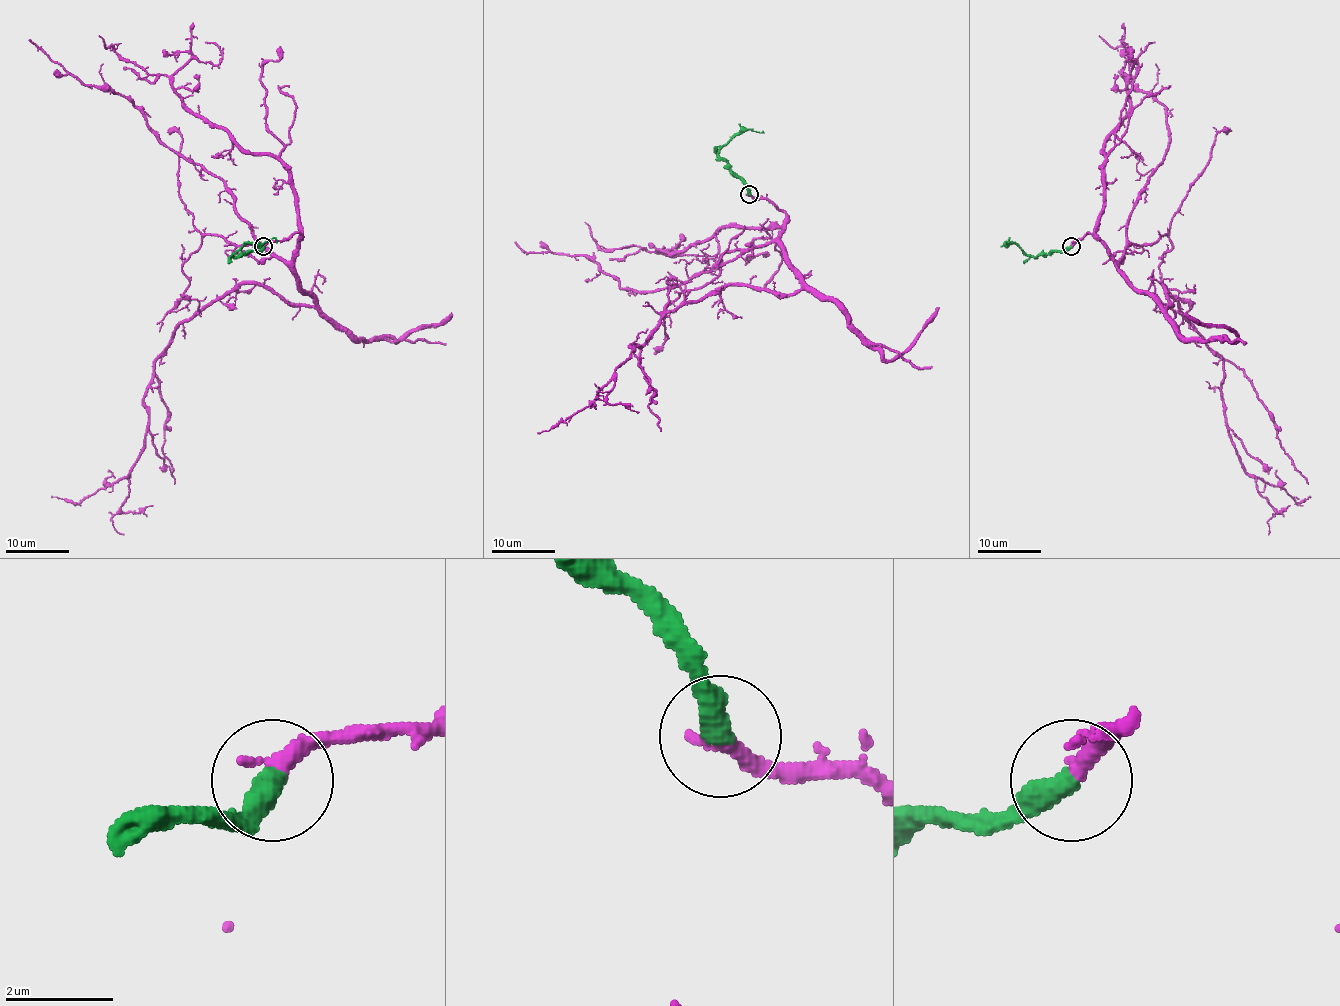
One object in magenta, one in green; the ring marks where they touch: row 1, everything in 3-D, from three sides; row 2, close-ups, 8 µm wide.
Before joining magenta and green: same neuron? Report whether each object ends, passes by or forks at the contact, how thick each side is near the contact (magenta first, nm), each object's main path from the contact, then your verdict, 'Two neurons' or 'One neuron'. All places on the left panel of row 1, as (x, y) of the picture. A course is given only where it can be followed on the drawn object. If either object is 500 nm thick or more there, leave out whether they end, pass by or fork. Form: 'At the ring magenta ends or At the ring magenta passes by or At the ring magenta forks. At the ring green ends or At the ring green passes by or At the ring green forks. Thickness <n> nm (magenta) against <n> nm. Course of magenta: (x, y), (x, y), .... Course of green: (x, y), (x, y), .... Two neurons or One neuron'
At the ring magenta ends. At the ring green ends. Thickness 320 nm (magenta) against 480 nm. Course of magenta: (264, 247), (299, 234), (314, 307), (237, 283), (199, 309), (155, 359), (134, 467), (79, 503), (52, 495). Course of green: (264, 247), (232, 256), (245, 244), (261, 244), (273, 237), (278, 241). One neuron

